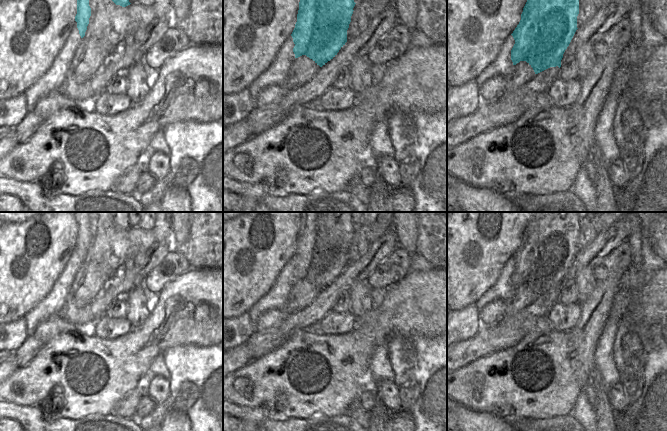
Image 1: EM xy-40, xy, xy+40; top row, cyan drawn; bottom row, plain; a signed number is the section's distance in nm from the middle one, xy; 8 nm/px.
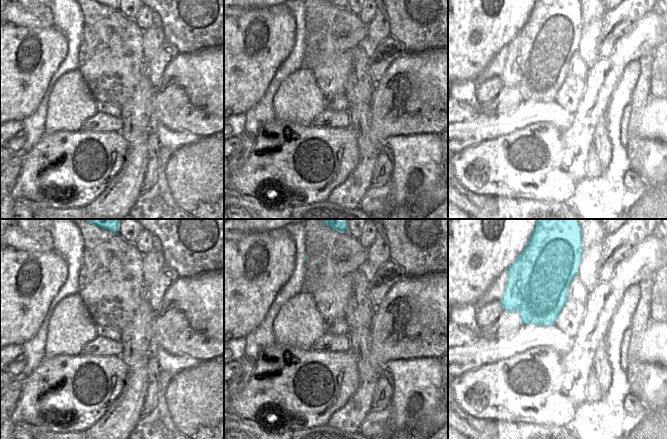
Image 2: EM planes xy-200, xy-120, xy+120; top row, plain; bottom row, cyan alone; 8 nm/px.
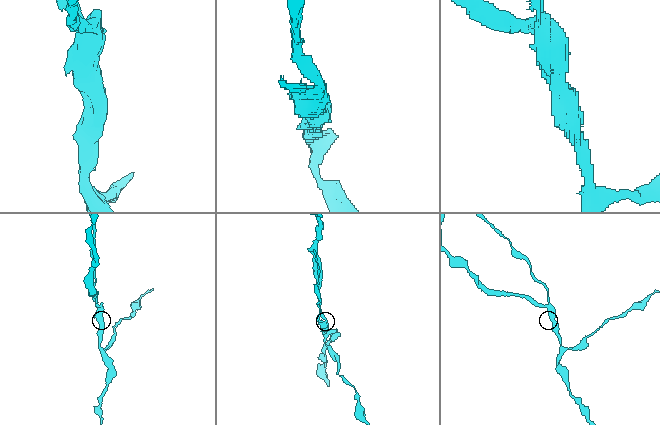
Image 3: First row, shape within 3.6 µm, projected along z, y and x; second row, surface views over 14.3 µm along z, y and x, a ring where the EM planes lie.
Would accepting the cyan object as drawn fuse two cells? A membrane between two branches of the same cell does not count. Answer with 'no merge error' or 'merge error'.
merge error

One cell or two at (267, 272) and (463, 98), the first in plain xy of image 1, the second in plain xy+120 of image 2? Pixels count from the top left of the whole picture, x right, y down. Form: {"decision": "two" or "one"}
{"decision": "two"}

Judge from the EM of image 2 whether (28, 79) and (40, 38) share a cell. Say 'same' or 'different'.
same

